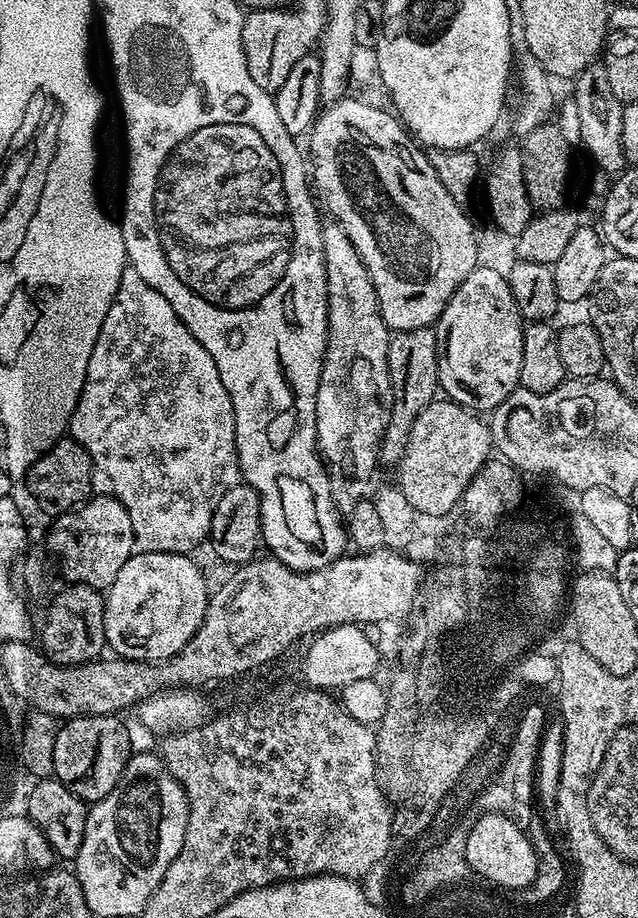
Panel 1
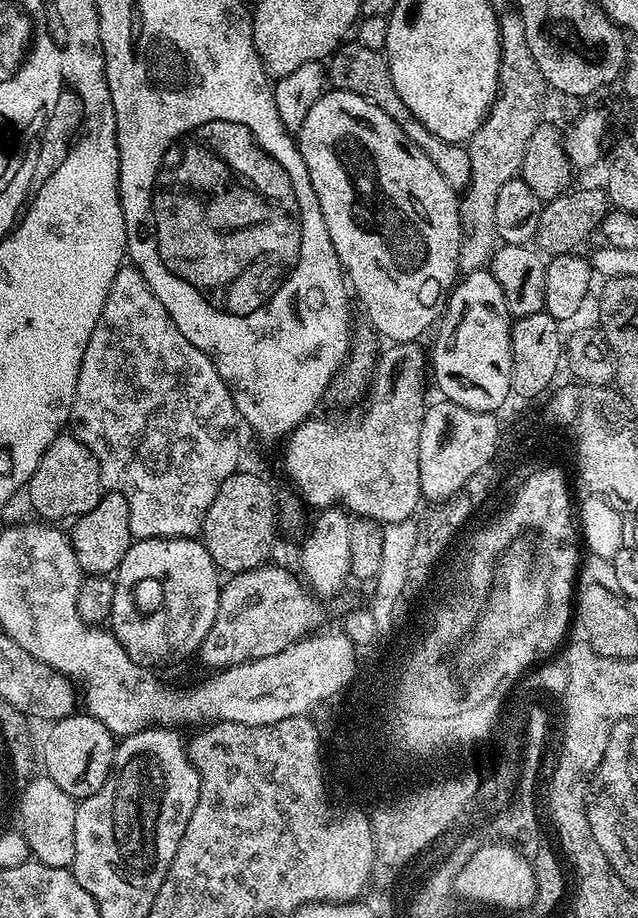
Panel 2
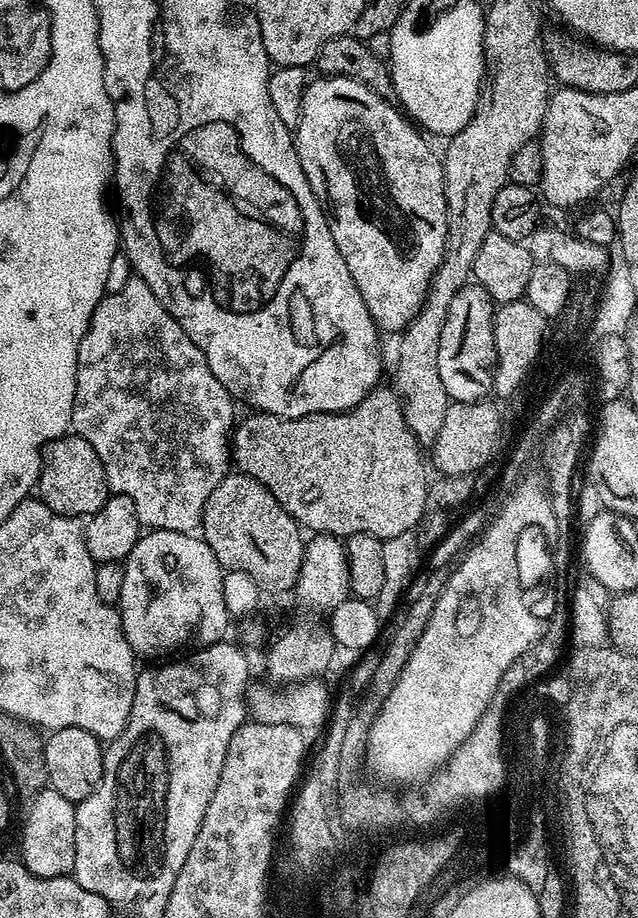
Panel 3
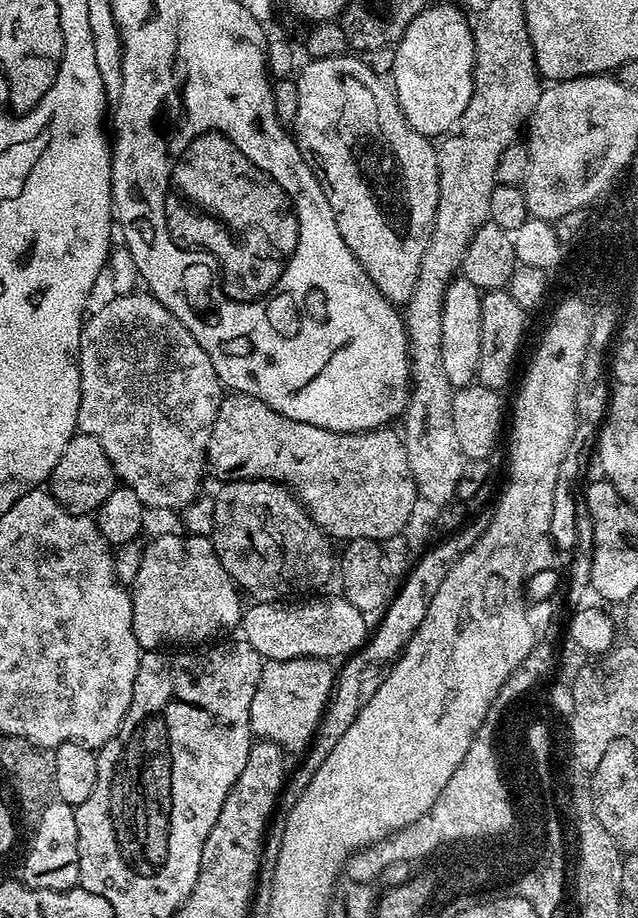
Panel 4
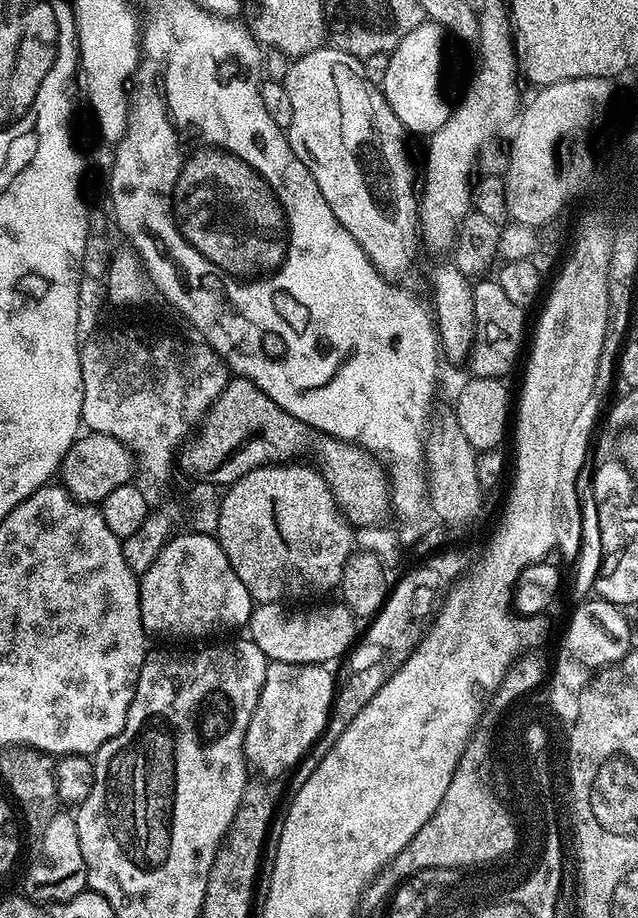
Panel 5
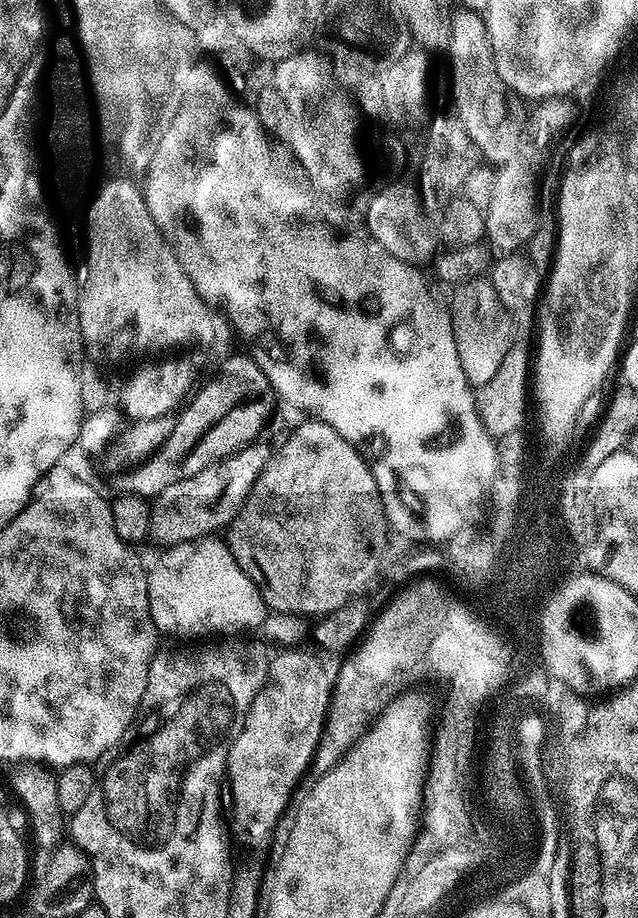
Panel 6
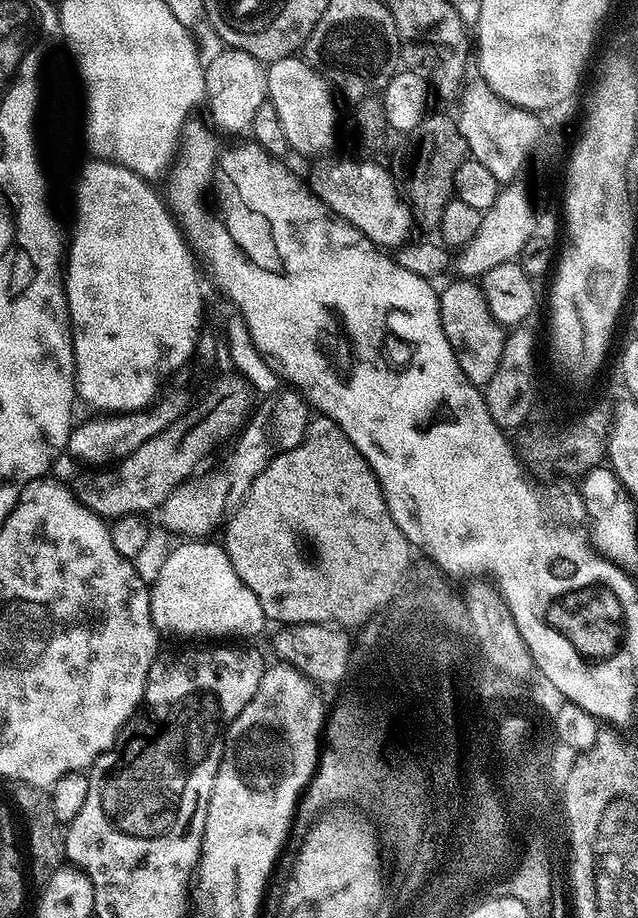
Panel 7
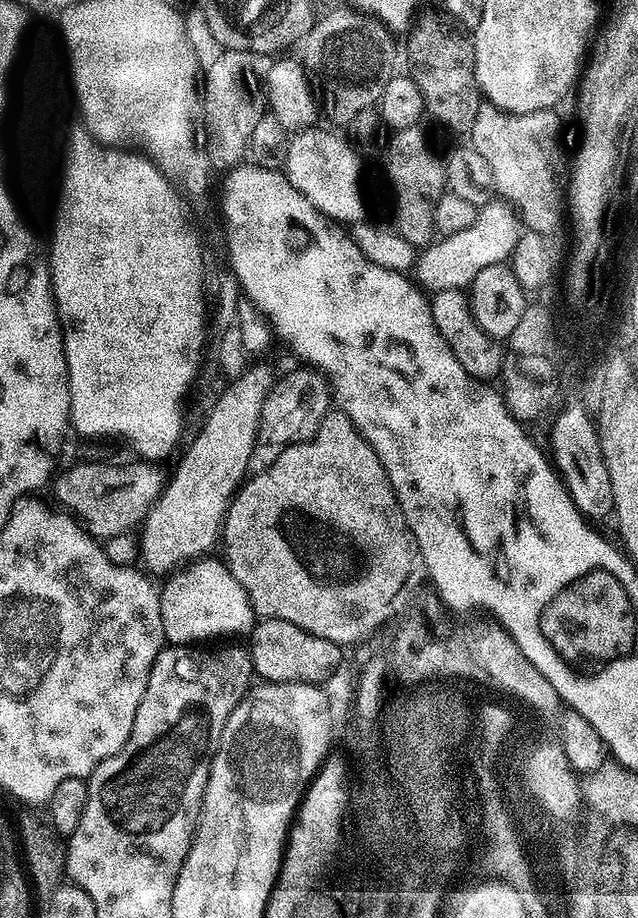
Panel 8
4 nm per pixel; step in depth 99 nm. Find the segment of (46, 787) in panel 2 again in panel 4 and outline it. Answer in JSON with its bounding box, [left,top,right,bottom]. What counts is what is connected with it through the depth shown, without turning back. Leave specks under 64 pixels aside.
[18,799,80,892]

